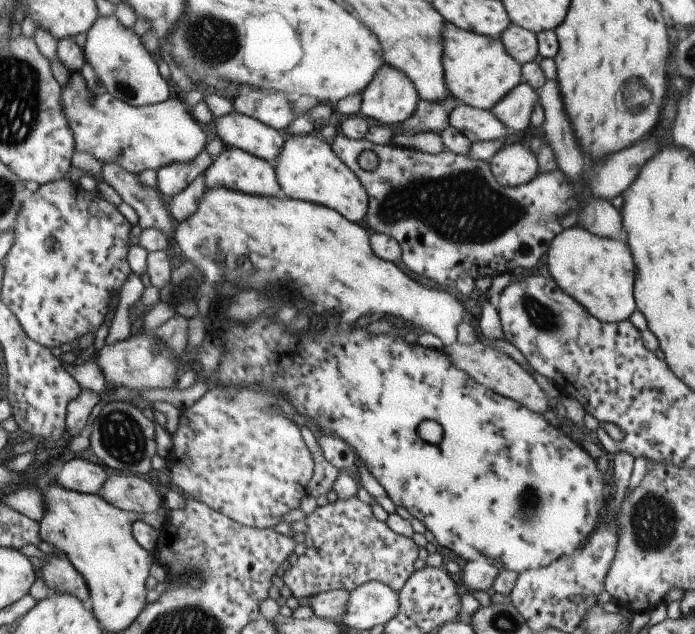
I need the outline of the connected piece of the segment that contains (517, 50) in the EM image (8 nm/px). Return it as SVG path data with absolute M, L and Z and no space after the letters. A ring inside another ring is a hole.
M509 24L498 39L503 44L505 52L517 62L522 65L526 62L531 62L537 56L537 39L536 34L523 30L513 24Z

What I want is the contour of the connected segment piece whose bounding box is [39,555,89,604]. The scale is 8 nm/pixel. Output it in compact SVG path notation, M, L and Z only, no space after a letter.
M48 556L41 564L43 582L49 590L55 594L71 594L75 596L81 604L87 602L89 591L79 572L69 564L67 558L57 558L57 556Z

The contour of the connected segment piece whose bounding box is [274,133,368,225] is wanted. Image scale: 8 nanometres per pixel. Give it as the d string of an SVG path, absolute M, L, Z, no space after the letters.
M308 133L286 137L281 152L277 154L274 169L282 196L331 208L349 222L363 225L368 199L365 188L354 172L333 154L323 138L320 140L315 134Z

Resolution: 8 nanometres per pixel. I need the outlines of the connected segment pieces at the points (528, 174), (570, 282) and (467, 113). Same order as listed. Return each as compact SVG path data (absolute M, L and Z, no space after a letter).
M511 141L500 147L487 163L494 179L503 186L519 186L535 176L535 158L531 152L525 152L519 142Z
M567 228L551 240L545 262L553 282L597 320L617 323L633 314L635 264L625 242L599 238L581 228Z
M456 102L448 115L448 126L465 136L470 143L483 140L501 141L509 132L491 112L461 102Z

